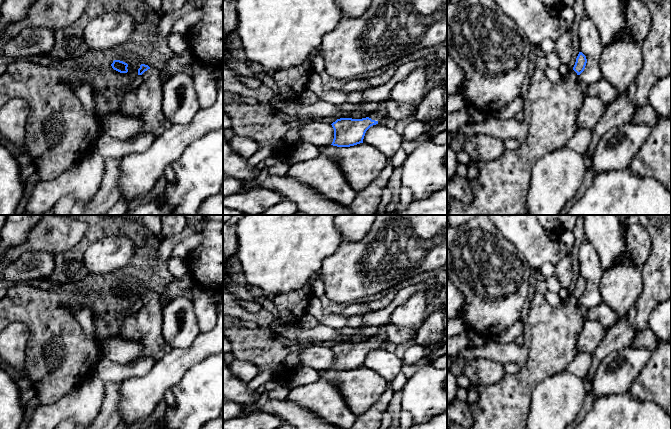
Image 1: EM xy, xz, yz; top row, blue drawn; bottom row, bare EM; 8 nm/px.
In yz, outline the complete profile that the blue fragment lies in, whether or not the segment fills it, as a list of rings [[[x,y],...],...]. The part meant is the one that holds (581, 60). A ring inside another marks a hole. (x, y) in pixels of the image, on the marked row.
[[[579,52],[573,69],[559,83],[552,83],[543,71],[535,69],[522,110],[524,121],[528,124],[526,139],[517,149],[505,150],[495,160],[471,159],[470,165],[475,165],[479,170],[479,176],[470,182],[473,201],[465,204],[452,200],[448,215],[528,215],[527,198],[532,168],[546,154],[567,146],[578,129],[577,116],[585,99],[578,76],[584,71],[586,63],[586,56]]]

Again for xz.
[[[382,101],[378,108],[362,119],[340,118],[331,125],[334,129],[334,139],[331,145],[337,147],[350,147],[363,143],[366,131],[378,121],[387,116],[387,106]]]

